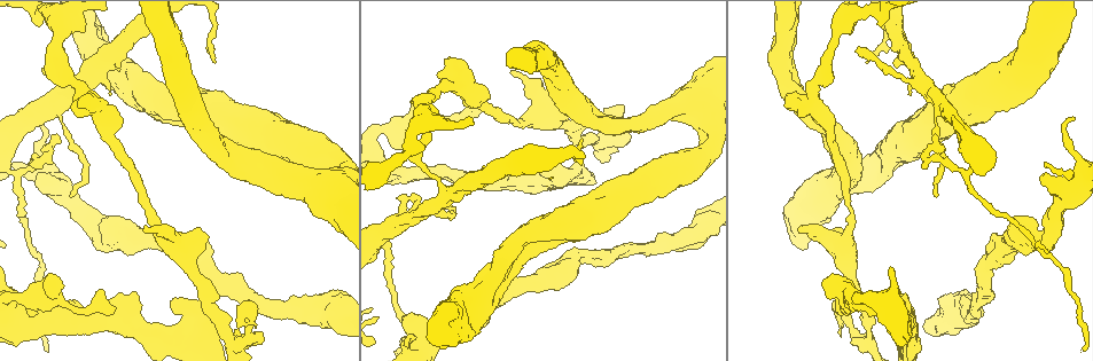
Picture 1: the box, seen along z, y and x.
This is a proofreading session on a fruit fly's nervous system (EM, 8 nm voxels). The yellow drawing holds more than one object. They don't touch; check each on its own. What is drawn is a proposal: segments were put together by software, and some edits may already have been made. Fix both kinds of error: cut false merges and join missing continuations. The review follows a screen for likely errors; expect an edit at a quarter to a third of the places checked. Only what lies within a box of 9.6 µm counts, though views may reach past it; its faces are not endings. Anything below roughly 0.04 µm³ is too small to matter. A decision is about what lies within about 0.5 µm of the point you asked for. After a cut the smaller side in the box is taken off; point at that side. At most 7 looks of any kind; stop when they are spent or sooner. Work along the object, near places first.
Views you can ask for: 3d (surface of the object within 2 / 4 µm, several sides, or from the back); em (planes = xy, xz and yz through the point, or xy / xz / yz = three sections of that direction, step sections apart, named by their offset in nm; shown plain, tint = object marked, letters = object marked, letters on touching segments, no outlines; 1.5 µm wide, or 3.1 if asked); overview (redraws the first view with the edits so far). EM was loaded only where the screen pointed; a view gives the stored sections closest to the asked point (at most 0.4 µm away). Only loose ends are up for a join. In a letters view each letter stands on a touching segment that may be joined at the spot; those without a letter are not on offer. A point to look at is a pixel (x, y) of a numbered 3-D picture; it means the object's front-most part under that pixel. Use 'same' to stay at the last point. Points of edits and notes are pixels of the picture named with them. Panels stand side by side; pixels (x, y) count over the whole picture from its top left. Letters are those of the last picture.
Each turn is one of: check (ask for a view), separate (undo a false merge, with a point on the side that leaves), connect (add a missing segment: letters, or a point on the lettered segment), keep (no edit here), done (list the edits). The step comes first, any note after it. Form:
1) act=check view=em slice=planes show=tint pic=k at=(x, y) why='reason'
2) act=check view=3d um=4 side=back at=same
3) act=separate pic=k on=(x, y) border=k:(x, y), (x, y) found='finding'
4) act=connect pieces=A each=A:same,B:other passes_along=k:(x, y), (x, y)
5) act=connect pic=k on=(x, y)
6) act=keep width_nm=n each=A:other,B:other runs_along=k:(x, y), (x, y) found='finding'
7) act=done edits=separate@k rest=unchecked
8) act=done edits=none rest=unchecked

act=check view=3d um=4 pic=1 at=(211, 323) why='an open end'

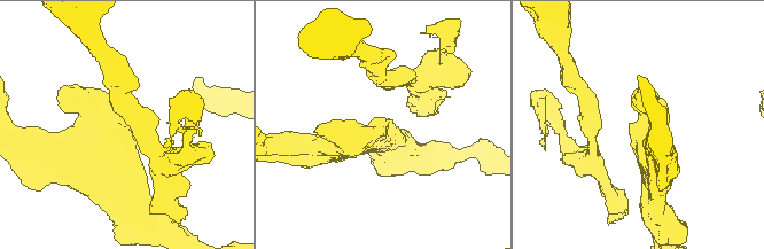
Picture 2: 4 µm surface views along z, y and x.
act=check view=em slice=yz step=4 show=letters pic=2 at=(648, 122) why='shape alone is not enough'

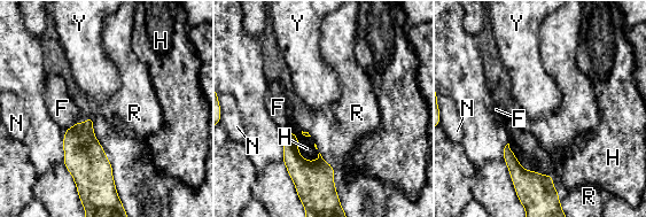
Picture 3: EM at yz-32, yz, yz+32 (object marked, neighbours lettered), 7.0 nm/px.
act=check view=em slice=planes show=letters at=same why='another direction'

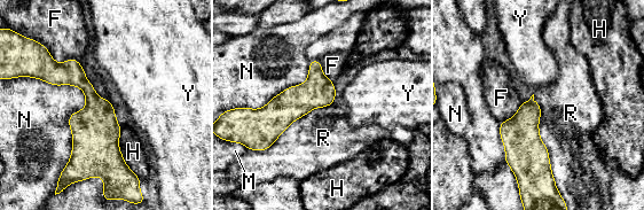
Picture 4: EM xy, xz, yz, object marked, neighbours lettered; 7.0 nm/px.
act=keep each=F:other,H:other,M:other,N:other,R:other,Y:other border=4:(2, 78), (83, 91), (56, 180) found='no lettered segment goes on from it'

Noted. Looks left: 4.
act=check view=em slice=planes show=tint pic=1 at=(837, 309) why='free end'

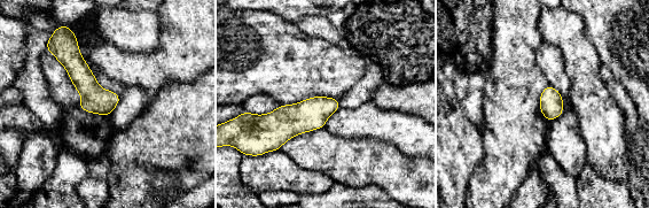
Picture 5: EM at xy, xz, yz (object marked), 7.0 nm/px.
act=check view=em slice=planes show=letters at=same why='what lies round it'

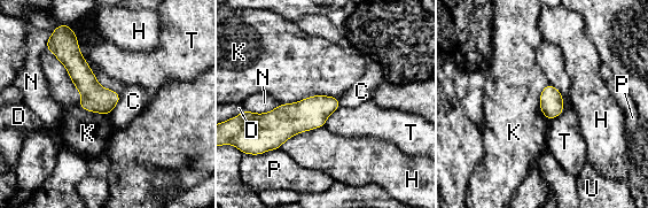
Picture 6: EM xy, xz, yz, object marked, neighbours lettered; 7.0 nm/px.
act=keep longest_contact=K:650nm each=C:other,D:other,H:other,K:other,N:other,P:other,T:other,U:other border=6:(46, 49), (79, 105), (108, 115) found='none of them fits'

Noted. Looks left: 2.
act=done edits=none rest=unchecked

